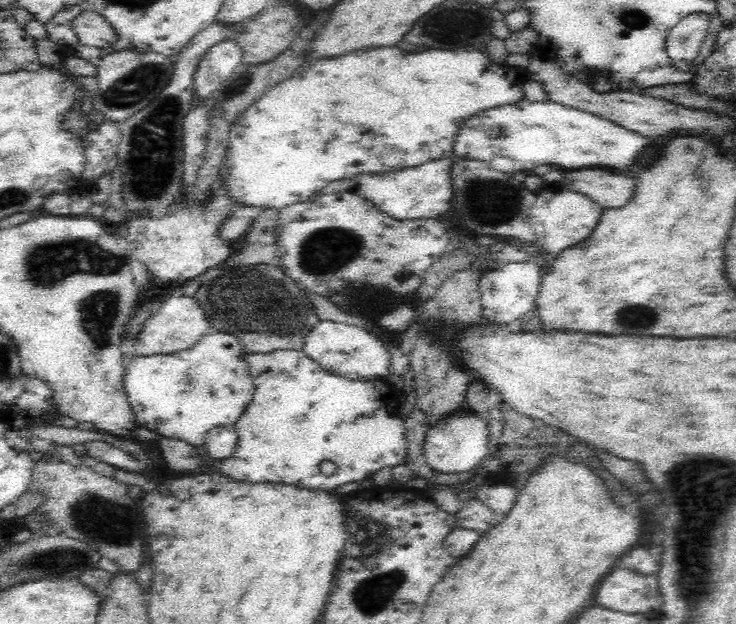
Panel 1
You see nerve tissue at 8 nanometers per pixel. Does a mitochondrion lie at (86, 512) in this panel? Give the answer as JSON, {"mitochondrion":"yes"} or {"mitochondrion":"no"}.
{"mitochondrion":"yes"}

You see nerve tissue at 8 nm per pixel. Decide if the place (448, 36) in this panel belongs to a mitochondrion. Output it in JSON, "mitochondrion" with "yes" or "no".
{"mitochondrion":"no"}

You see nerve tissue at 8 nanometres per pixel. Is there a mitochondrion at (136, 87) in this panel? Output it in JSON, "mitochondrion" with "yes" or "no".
{"mitochondrion":"yes"}

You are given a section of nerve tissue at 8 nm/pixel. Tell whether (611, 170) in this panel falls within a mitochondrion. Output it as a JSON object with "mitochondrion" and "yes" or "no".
{"mitochondrion":"no"}

